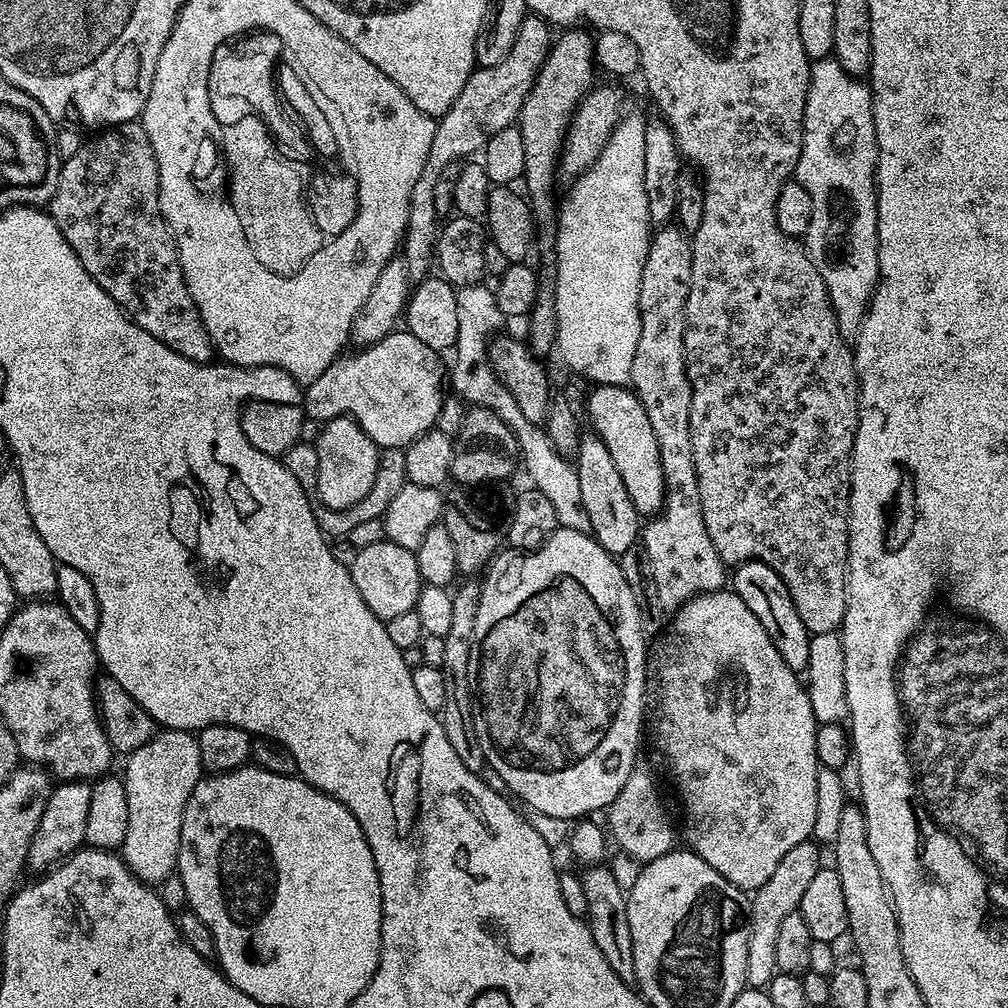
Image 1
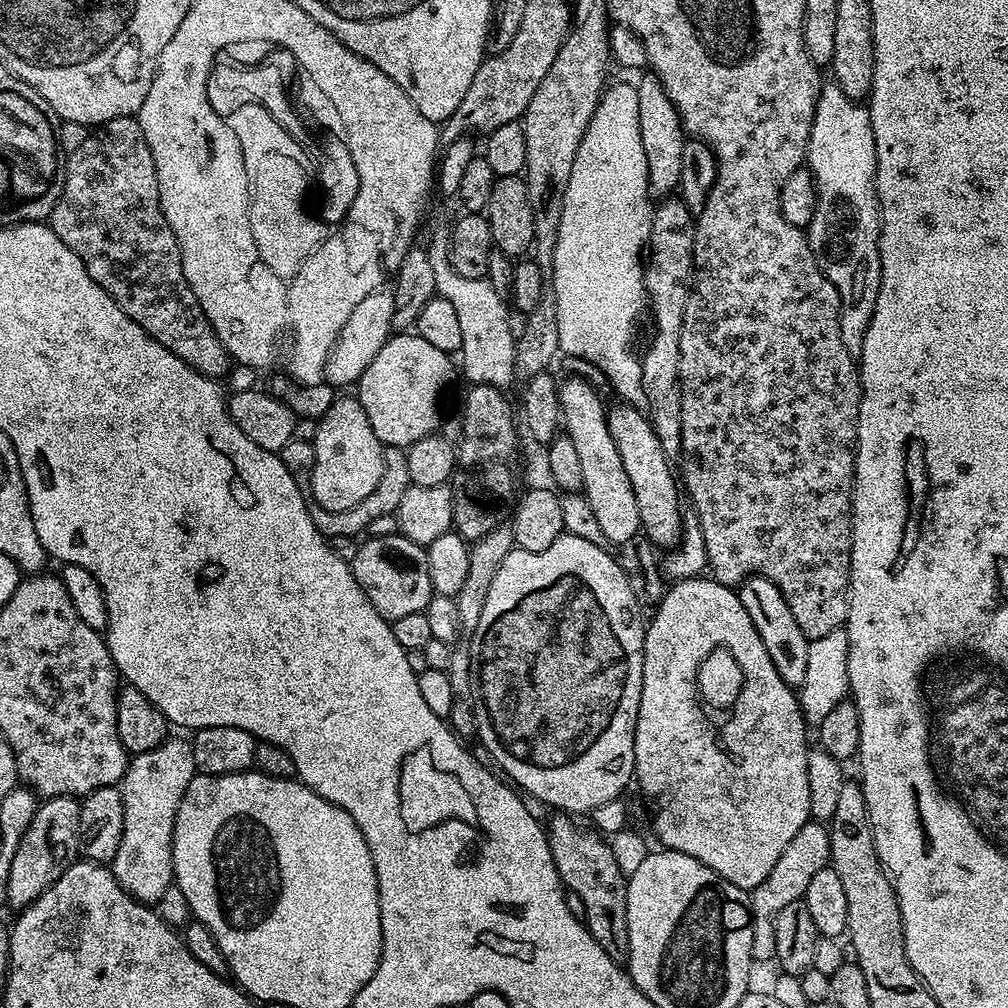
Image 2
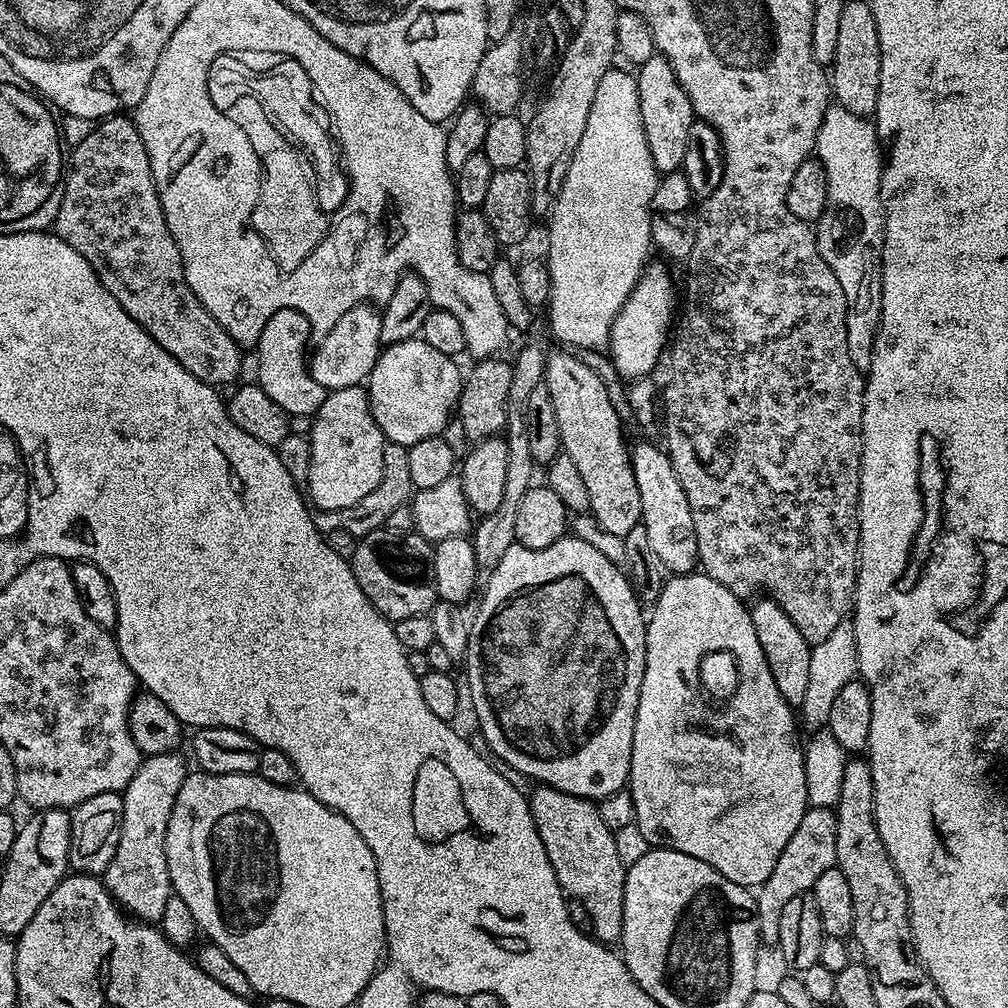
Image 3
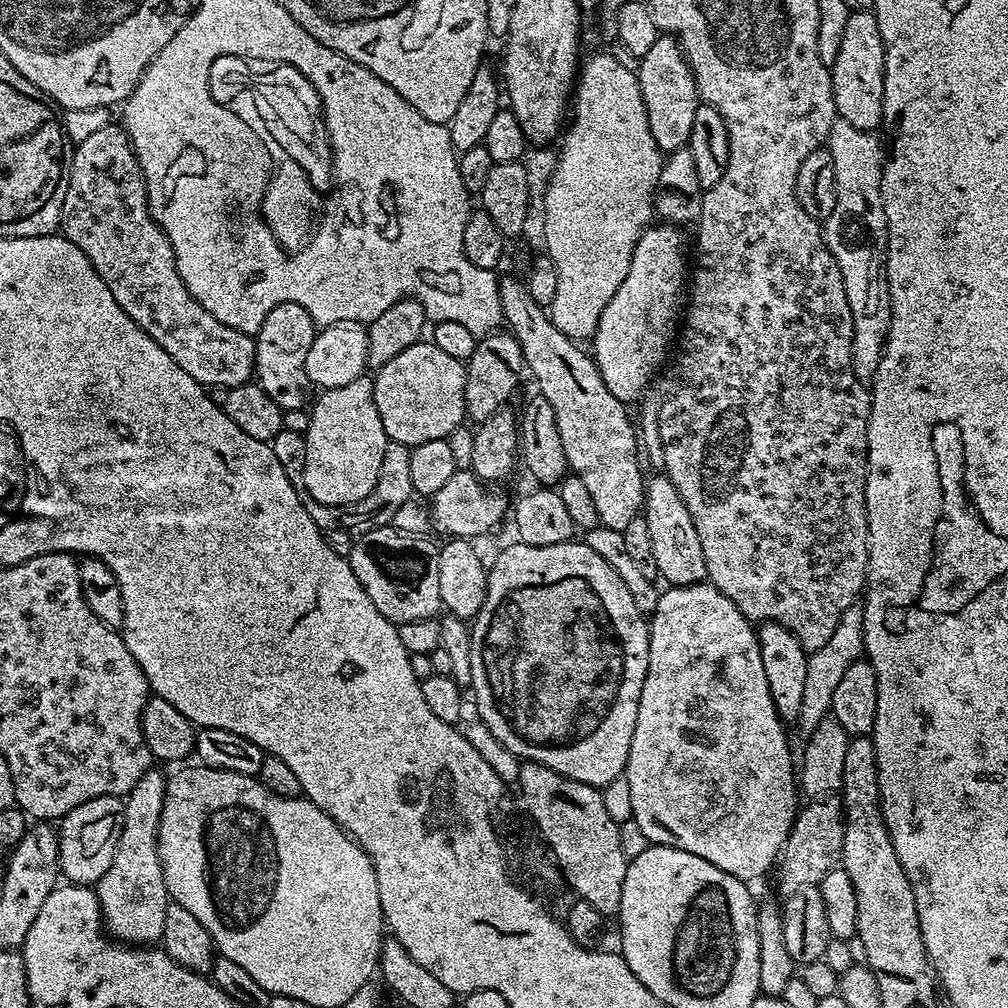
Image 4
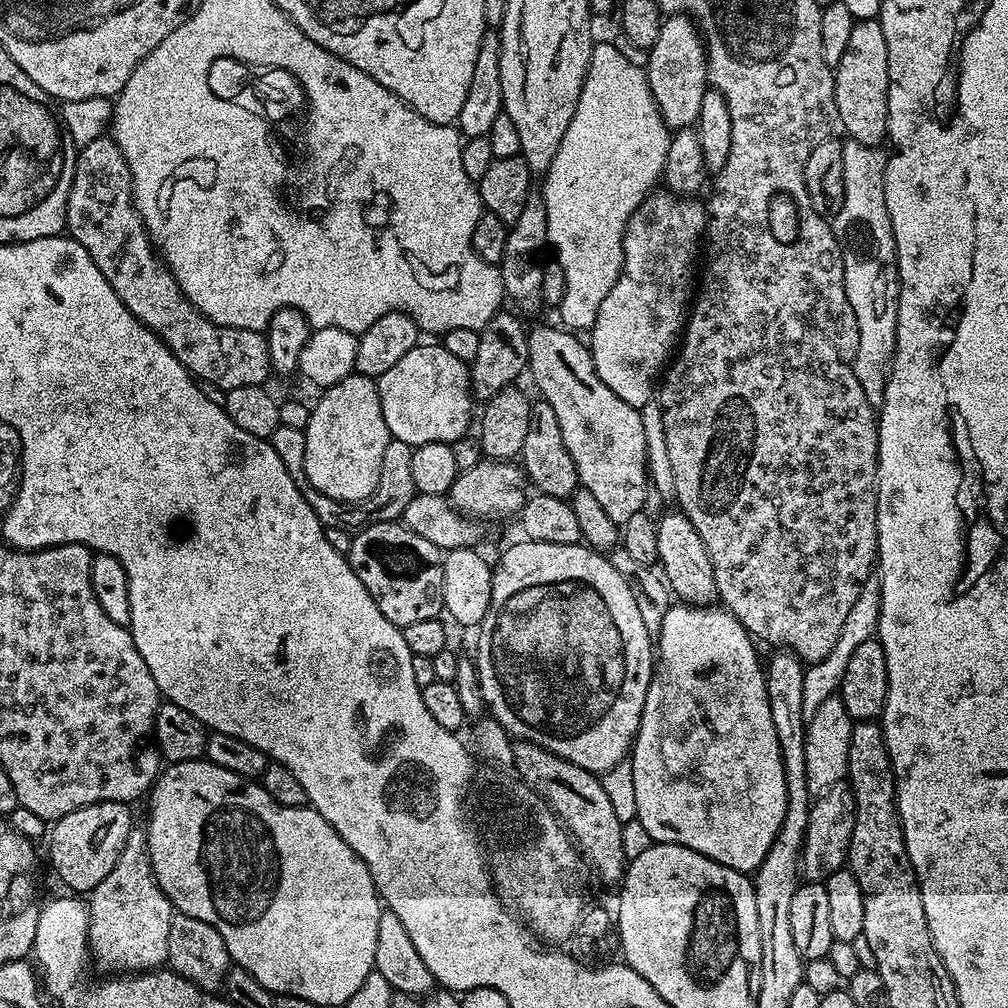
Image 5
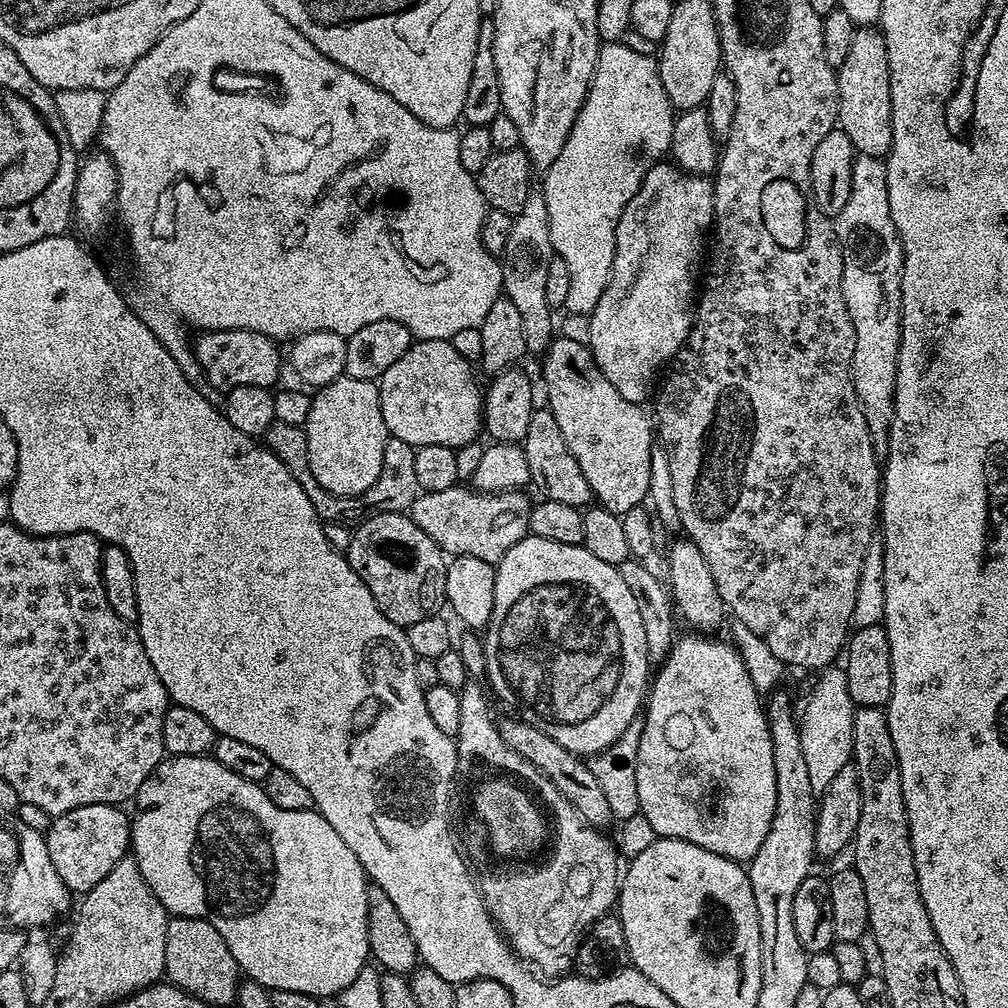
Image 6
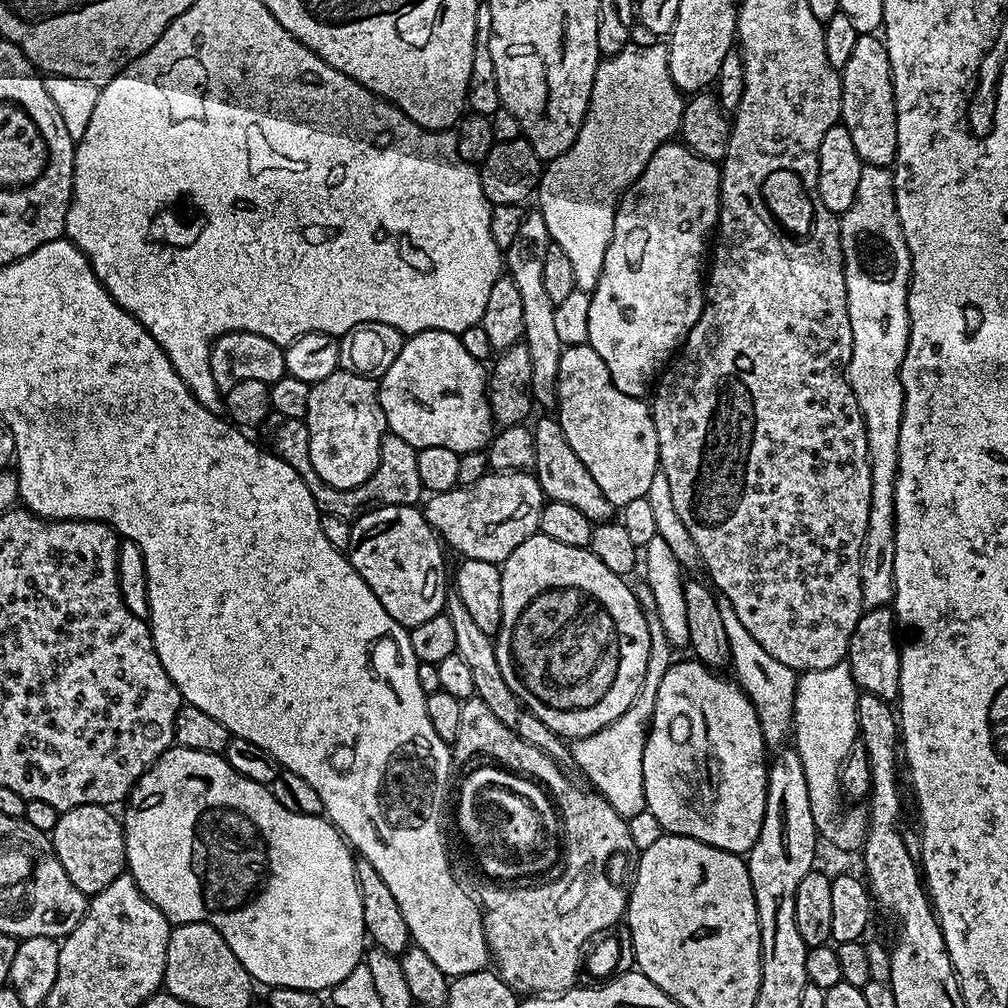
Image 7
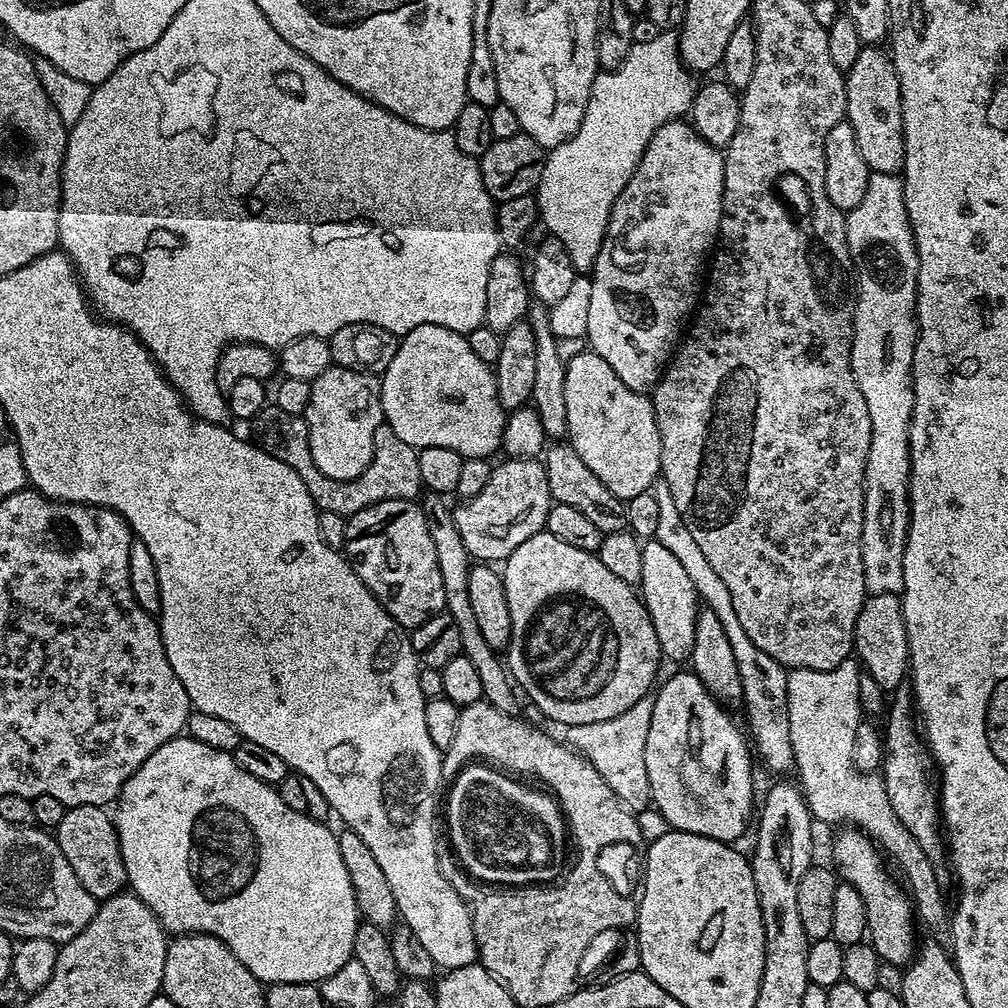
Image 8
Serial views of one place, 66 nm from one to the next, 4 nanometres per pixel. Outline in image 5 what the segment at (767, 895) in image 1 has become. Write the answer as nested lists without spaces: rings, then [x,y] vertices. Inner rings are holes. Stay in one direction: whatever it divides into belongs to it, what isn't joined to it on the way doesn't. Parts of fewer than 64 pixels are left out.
[[[841,782],[830,786],[815,797],[810,818],[806,822],[804,845],[800,851],[800,872],[808,882],[823,882],[831,872],[845,867],[848,863],[848,847],[854,834],[854,814],[856,803],[852,790],[847,783]]]

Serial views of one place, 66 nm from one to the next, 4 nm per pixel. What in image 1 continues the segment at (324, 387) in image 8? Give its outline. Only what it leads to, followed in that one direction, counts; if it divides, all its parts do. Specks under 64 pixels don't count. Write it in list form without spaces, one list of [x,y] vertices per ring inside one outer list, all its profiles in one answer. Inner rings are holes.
[[[339,416],[327,421],[321,427],[320,439],[316,441],[315,446],[318,454],[315,495],[319,503],[334,510],[354,506],[354,502],[358,502],[368,493],[370,486],[374,486],[374,478],[378,474],[380,449],[366,434],[366,430],[362,430],[360,423],[350,416]]]

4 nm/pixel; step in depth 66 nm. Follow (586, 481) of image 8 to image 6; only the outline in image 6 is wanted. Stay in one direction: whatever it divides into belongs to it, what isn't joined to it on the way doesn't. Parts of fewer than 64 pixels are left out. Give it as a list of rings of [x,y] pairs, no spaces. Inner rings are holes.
[[[546,406],[533,411],[530,427],[526,430],[522,447],[526,454],[526,462],[530,465],[530,481],[533,485],[544,487],[543,495],[554,502],[566,502],[566,506],[574,506],[581,510],[593,503],[590,482],[586,482],[586,474],[582,474],[582,466],[570,454],[570,446],[566,446],[566,438],[562,438],[562,430],[558,430],[558,418]]]

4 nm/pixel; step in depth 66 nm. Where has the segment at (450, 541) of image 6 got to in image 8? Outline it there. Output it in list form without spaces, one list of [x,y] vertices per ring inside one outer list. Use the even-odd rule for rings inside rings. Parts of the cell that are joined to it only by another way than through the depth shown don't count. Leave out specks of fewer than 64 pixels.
[[[508,458],[505,464],[496,464],[490,474],[490,482],[482,486],[482,490],[471,498],[465,499],[459,509],[455,509],[454,515],[458,534],[462,534],[462,542],[466,542],[468,555],[476,562],[503,562],[507,560],[526,538],[545,531],[544,523],[548,512],[554,503],[550,494],[550,486],[546,480],[546,470],[543,463],[536,458]]]

